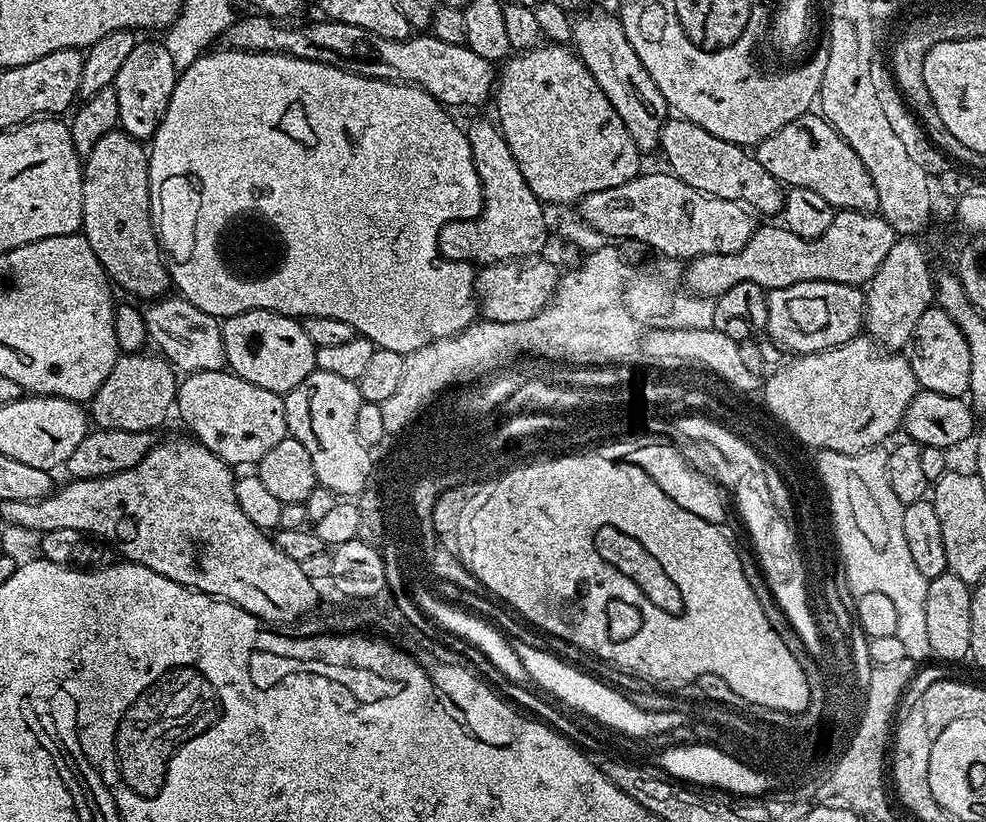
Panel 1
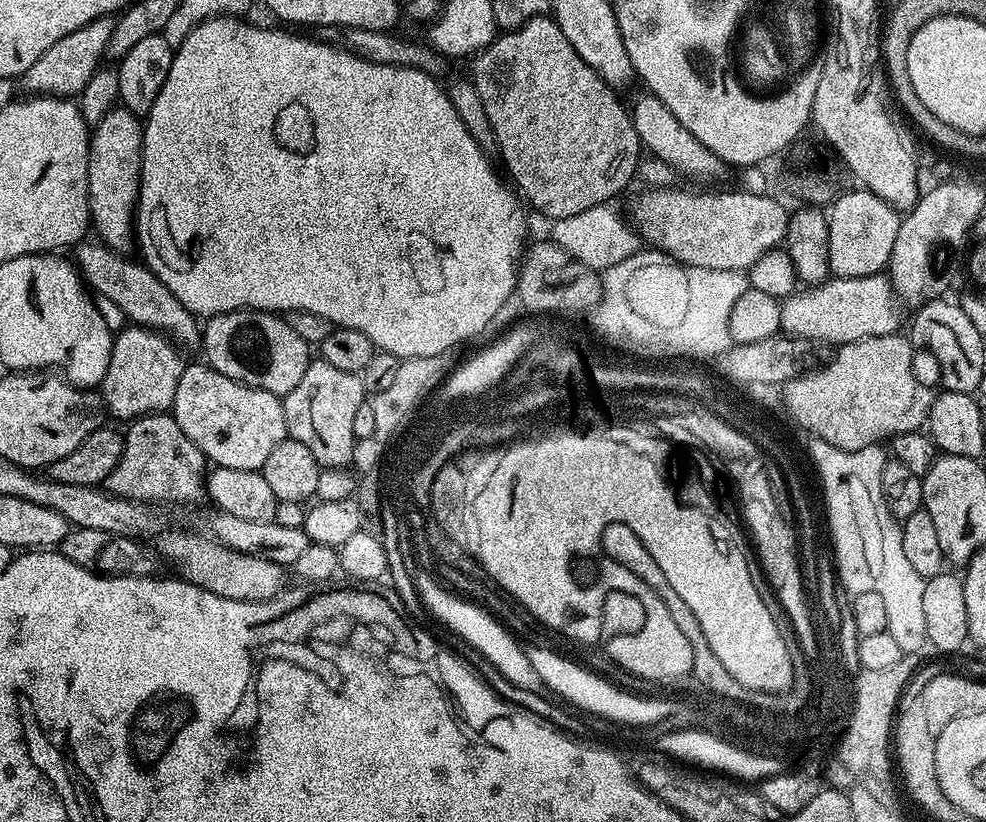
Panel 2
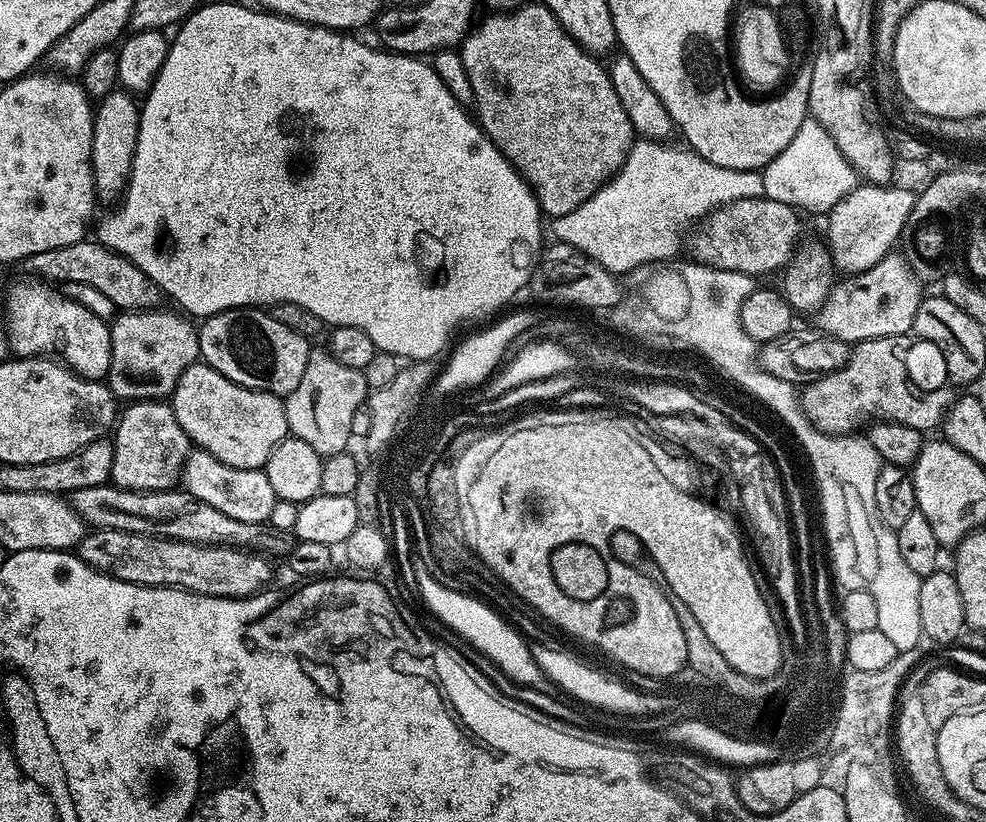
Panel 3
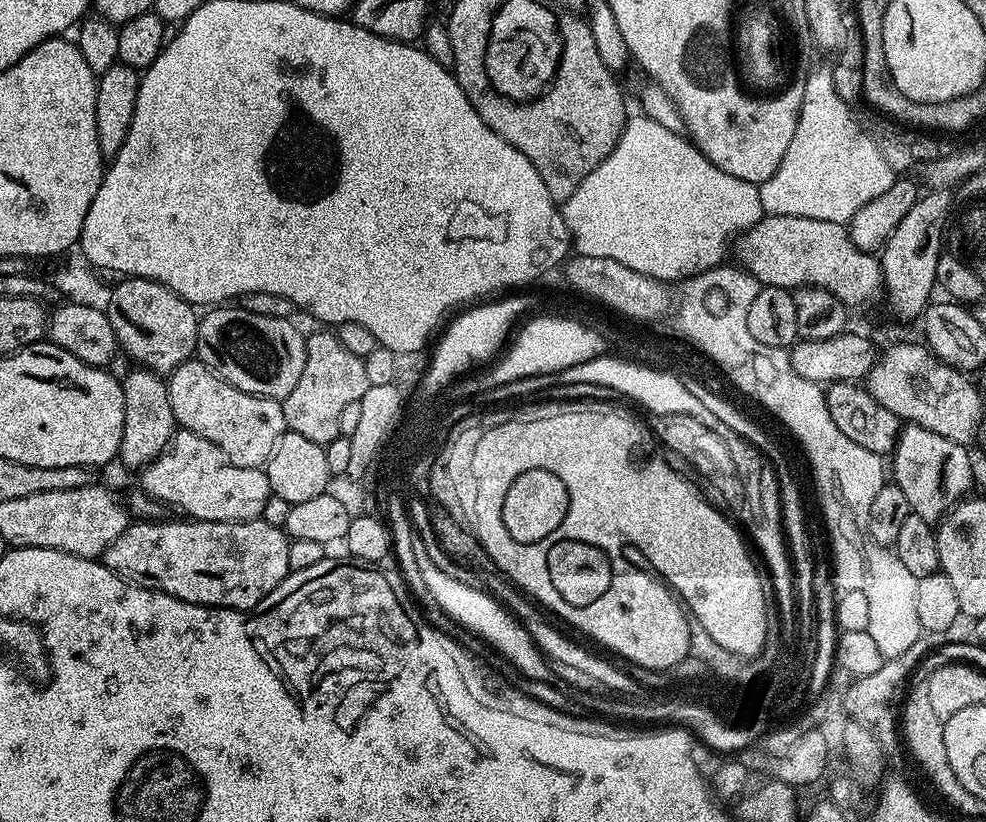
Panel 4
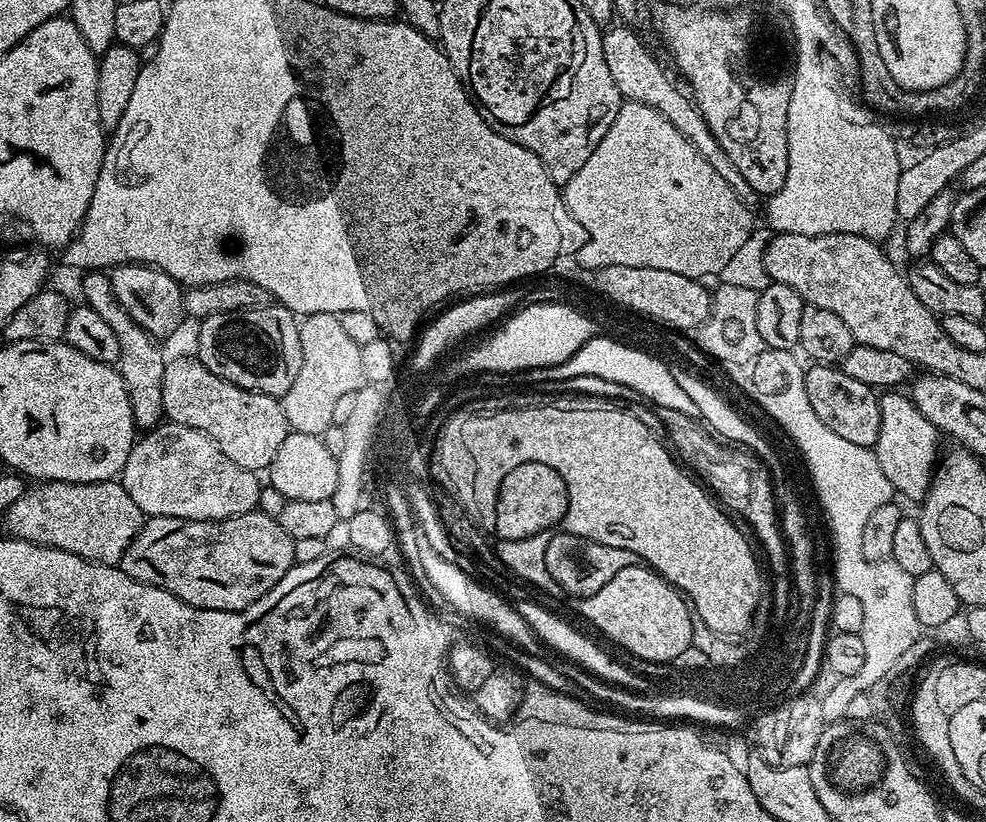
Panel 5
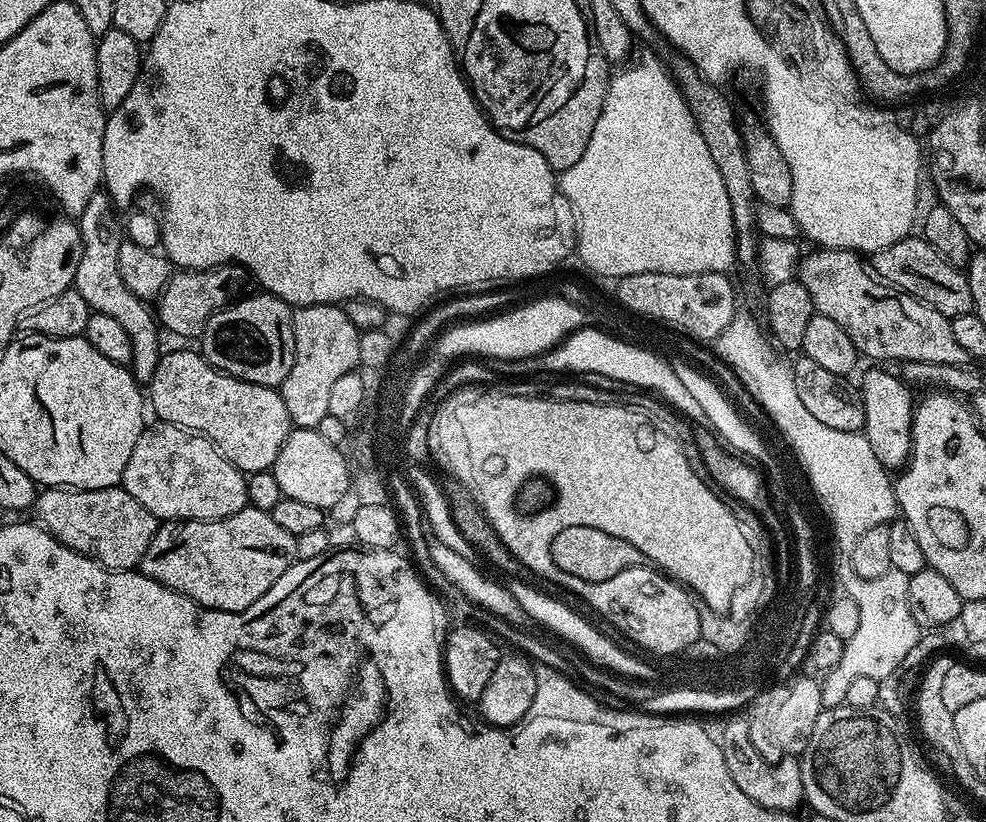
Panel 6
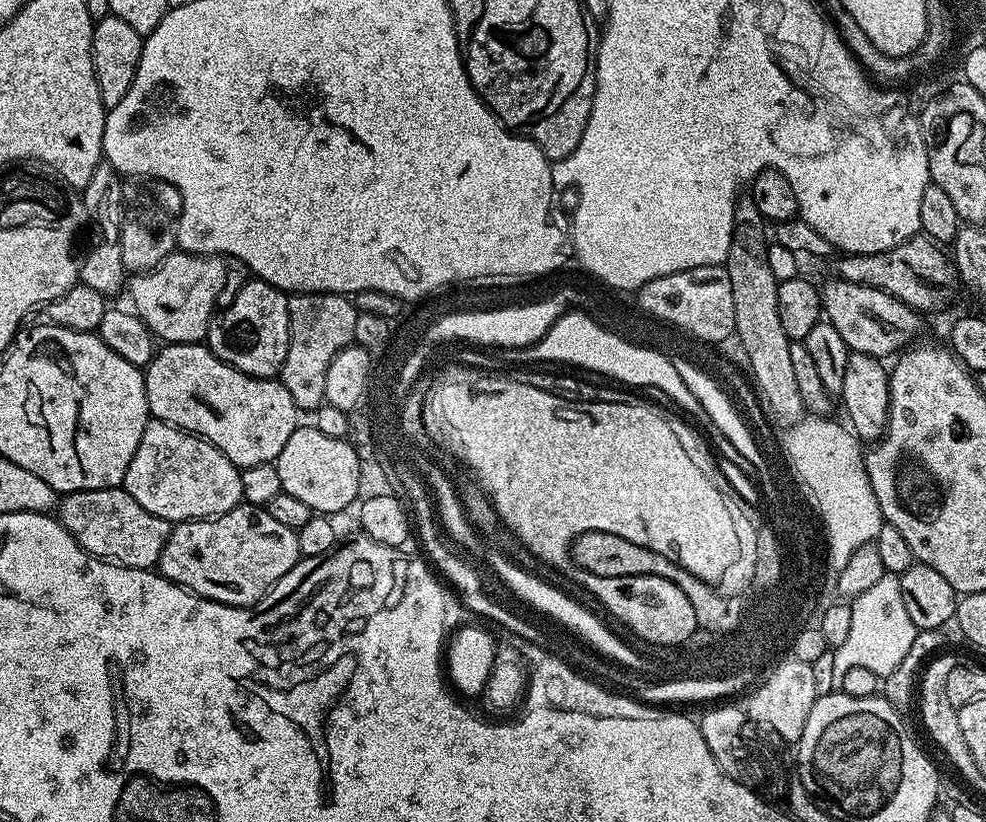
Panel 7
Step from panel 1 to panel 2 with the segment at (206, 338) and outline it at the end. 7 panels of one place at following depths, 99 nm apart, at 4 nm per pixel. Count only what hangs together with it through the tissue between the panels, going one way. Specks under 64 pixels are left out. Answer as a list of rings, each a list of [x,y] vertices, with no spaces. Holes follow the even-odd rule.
[[[82,242],[75,247],[74,262],[81,279],[99,296],[109,298],[125,317],[137,327],[162,331],[173,345],[187,350],[196,349],[203,341],[202,326],[196,314],[174,298],[165,284],[139,261],[132,262],[125,255],[115,253],[111,248],[93,242]]]

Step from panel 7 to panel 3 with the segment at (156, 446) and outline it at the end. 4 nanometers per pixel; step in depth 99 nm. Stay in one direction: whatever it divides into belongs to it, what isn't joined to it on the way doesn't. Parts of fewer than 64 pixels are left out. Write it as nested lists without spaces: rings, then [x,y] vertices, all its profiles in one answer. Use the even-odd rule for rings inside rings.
[[[203,450],[189,451],[184,459],[182,484],[195,500],[206,502],[226,514],[229,518],[236,518],[238,522],[263,525],[270,518],[270,510],[274,510],[276,495],[270,487],[270,478],[259,468],[242,470],[234,466],[226,466],[226,462],[218,462],[214,454]]]

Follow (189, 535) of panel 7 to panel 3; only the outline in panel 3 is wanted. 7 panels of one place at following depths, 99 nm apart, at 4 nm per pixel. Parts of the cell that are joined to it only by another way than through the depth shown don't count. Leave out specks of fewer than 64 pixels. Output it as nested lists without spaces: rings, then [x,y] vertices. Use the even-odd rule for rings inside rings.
[[[109,528],[91,531],[78,546],[78,555],[83,564],[122,582],[145,584],[148,588],[181,588],[187,592],[221,596],[227,600],[255,597],[259,588],[267,586],[272,576],[272,564],[266,557],[252,551],[247,547],[191,544]]]

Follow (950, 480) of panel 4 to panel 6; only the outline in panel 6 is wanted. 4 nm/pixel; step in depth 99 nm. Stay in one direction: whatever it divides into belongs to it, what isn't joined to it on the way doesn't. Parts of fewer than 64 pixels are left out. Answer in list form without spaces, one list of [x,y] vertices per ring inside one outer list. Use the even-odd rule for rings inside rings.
[[[868,366],[864,377],[858,383],[860,401],[864,407],[865,438],[870,442],[870,450],[874,450],[878,462],[889,470],[903,469],[912,452],[912,413],[914,411],[914,396],[909,385],[895,371],[887,372],[884,366]]]

